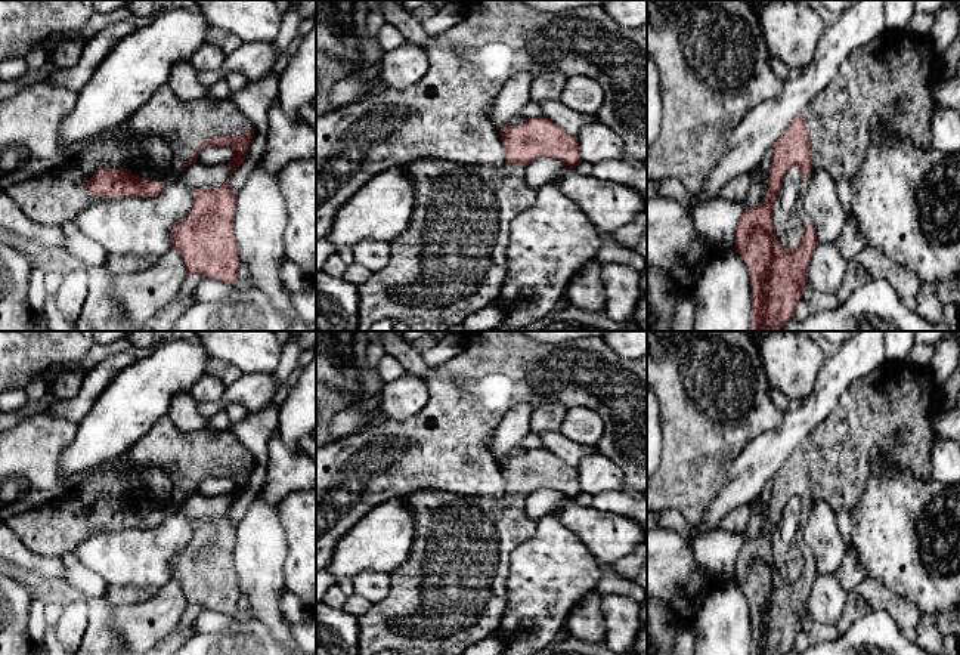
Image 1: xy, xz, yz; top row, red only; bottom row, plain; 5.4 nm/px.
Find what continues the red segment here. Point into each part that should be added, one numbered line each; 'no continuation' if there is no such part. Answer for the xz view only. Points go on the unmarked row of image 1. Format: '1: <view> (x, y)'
1: xz (451, 593)

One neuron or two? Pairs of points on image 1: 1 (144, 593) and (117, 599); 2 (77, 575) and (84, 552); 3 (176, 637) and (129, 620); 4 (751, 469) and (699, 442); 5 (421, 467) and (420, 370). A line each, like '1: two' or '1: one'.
1: one
2: two
3: two
4: two
5: two

